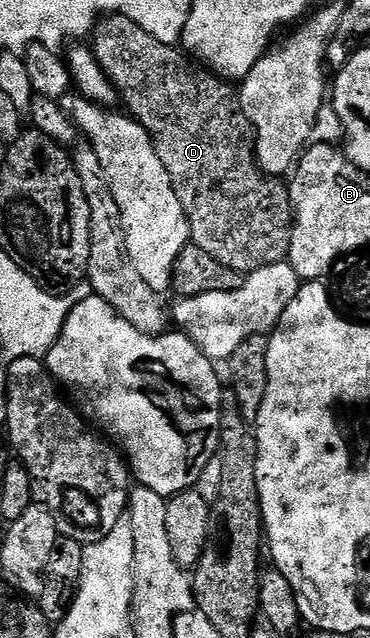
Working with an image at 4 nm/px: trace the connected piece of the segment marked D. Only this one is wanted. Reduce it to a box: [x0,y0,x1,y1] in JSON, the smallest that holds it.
[91,16,293,274]

